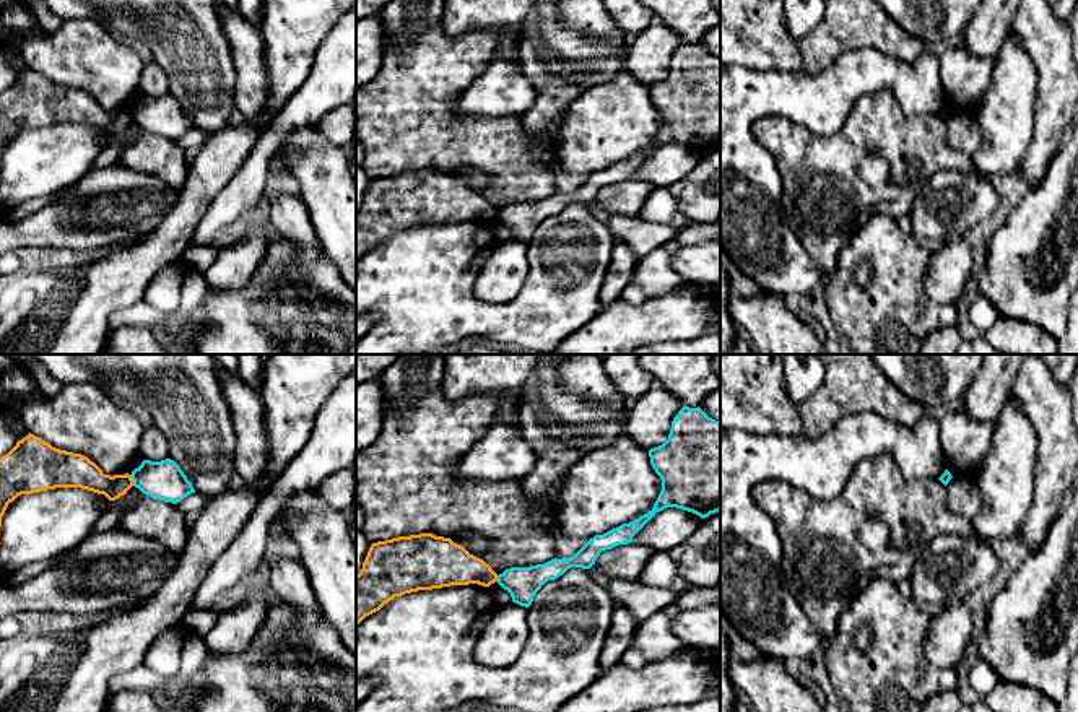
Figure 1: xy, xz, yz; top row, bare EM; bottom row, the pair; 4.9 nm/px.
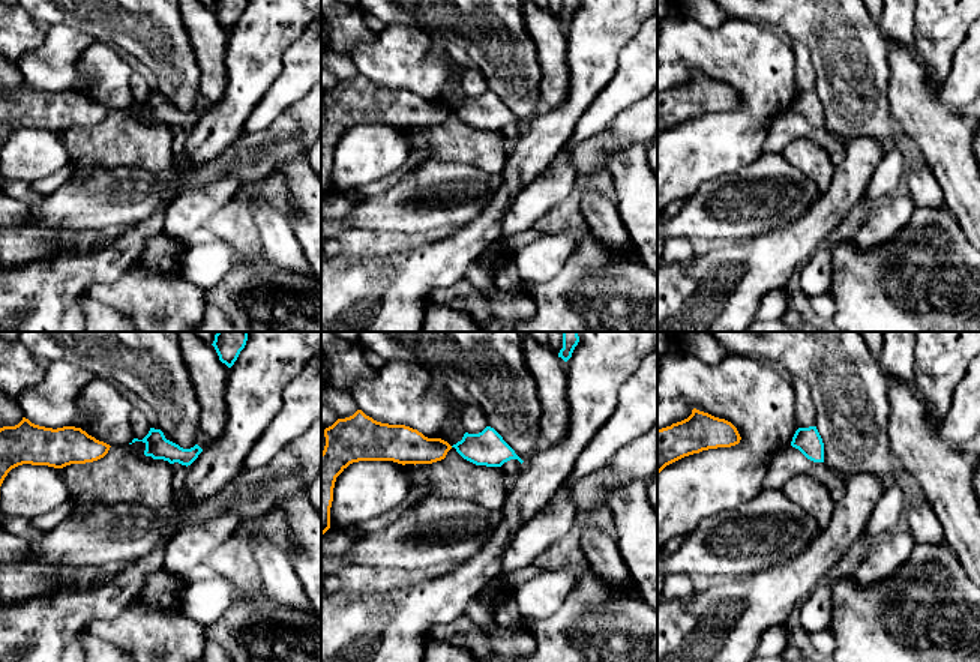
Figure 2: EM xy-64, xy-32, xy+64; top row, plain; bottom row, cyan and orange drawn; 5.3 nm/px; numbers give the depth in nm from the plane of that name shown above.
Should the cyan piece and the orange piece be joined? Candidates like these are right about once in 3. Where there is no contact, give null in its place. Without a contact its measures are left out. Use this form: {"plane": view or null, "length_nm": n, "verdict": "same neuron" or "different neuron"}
{"plane": "xy", "length_nm": 60, "verdict": "different neuron"}

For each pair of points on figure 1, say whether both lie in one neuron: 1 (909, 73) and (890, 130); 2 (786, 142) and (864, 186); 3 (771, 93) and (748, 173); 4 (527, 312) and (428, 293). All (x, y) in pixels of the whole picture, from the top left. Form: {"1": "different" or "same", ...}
{"1": "different", "2": "same", "3": "same", "4": "same"}

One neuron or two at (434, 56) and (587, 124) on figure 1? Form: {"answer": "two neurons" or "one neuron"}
{"answer": "two neurons"}

